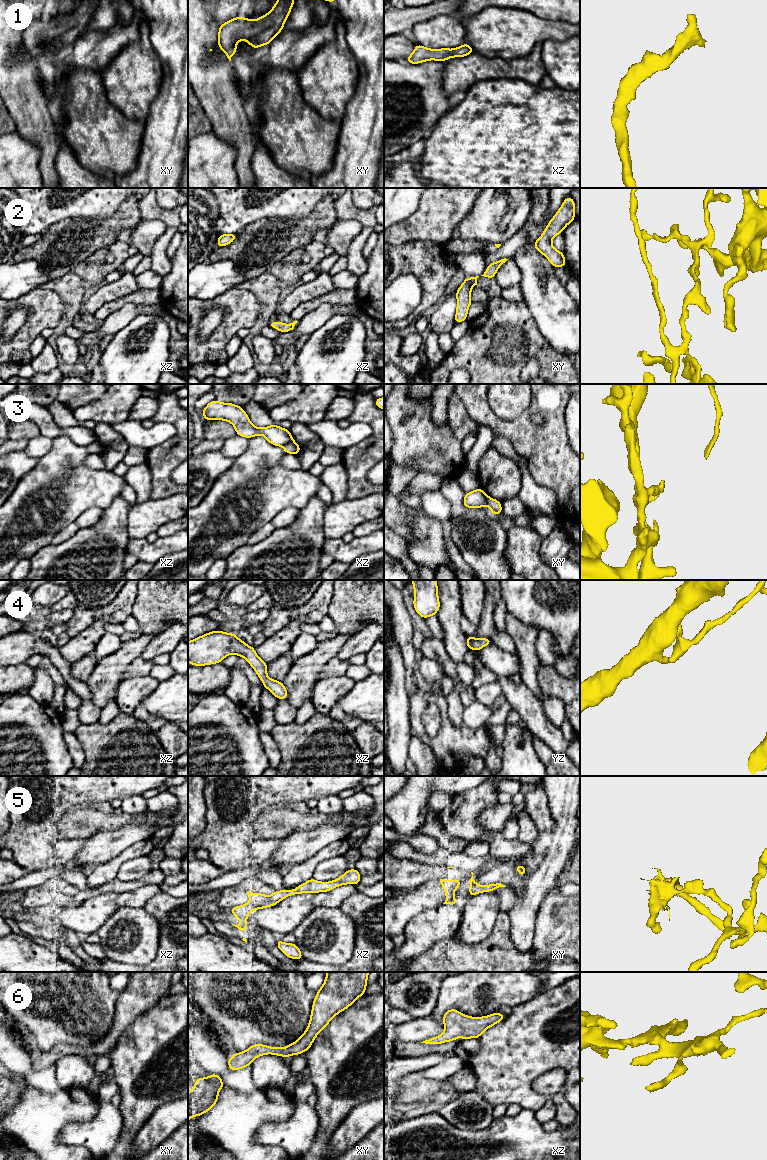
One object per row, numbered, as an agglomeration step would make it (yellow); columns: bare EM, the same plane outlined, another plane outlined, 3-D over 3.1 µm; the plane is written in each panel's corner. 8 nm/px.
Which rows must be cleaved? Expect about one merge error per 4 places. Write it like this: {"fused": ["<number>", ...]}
{"fused": ["3"]}

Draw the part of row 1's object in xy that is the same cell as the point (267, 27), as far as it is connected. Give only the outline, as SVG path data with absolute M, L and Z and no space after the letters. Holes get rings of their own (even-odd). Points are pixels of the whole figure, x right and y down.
M277 0L274 7L255 21L237 16L219 26L218 46L231 61L236 53L236 44L240 40L247 41L250 46L258 49L263 44L269 45L278 35L293 7L294 0Z

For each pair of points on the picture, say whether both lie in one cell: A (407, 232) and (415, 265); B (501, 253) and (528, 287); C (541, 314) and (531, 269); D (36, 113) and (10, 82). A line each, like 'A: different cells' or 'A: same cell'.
A: different cells
B: different cells
C: same cell
D: same cell

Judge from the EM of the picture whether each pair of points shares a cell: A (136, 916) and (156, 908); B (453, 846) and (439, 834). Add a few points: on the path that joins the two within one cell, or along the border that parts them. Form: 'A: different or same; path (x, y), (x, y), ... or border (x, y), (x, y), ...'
A: different; border (143, 907), (155, 917), (158, 932)
B: same; path (450, 844), (442, 837)

